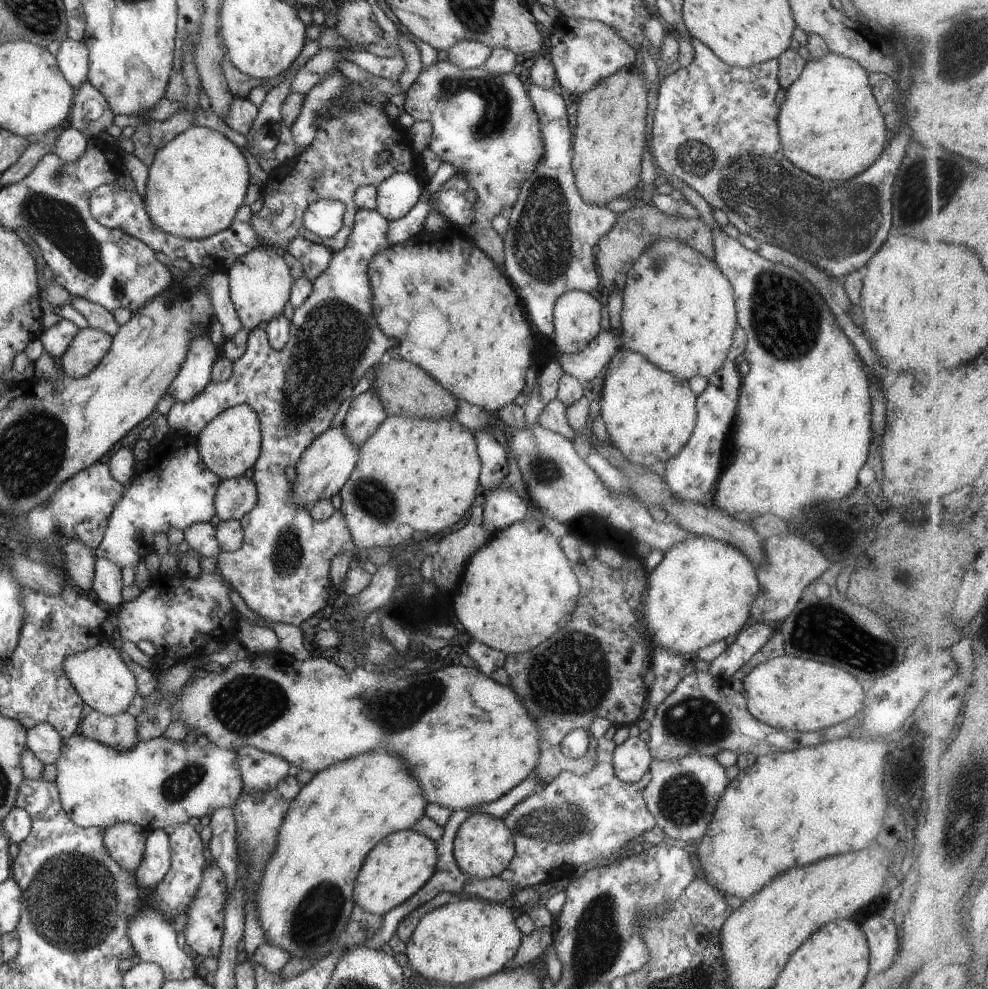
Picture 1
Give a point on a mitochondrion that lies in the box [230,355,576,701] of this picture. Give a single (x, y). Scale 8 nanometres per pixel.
(369, 494)

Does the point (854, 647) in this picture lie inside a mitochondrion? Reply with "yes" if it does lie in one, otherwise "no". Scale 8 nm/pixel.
yes

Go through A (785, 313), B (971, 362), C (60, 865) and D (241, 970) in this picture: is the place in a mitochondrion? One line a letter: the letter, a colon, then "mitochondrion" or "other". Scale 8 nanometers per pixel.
A: mitochondrion
B: other
C: other
D: other

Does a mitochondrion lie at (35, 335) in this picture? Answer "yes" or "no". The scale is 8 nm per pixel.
no

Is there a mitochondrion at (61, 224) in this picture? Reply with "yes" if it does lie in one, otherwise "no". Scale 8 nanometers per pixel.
yes

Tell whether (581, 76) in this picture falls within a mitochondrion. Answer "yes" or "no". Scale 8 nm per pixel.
no

